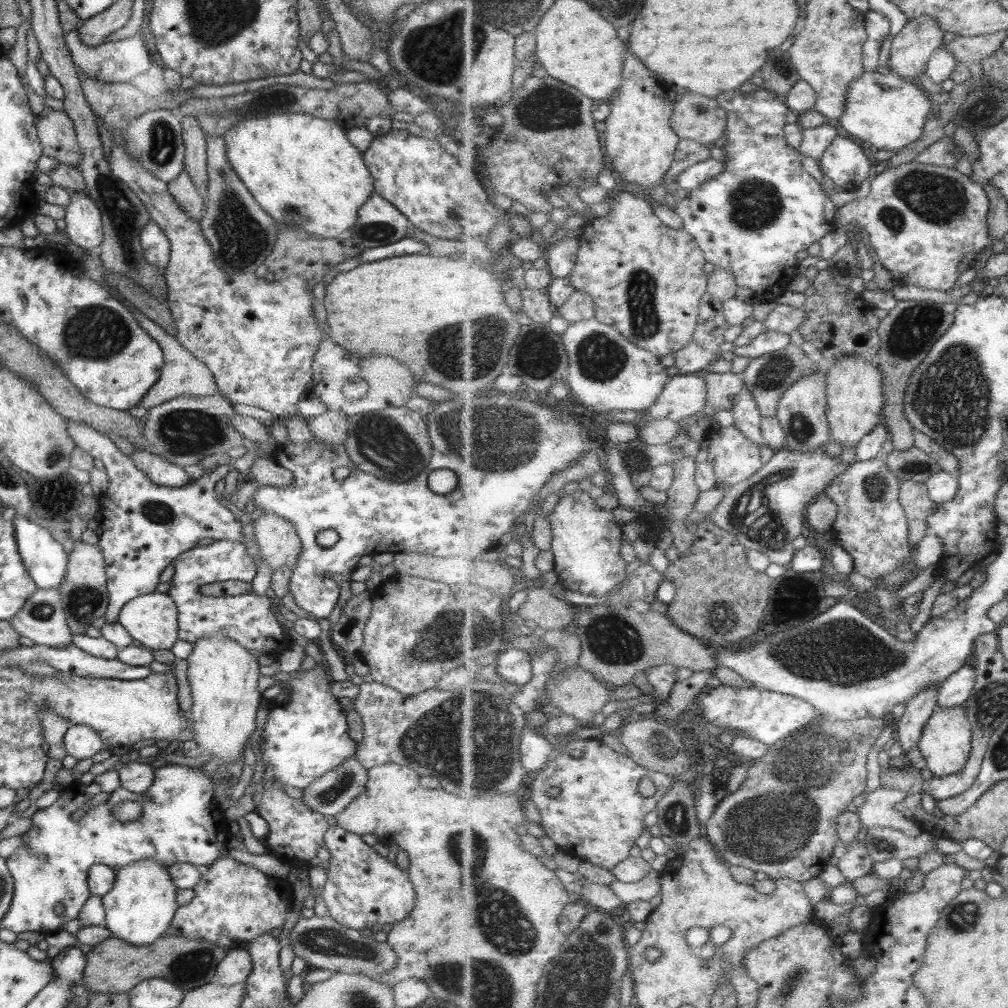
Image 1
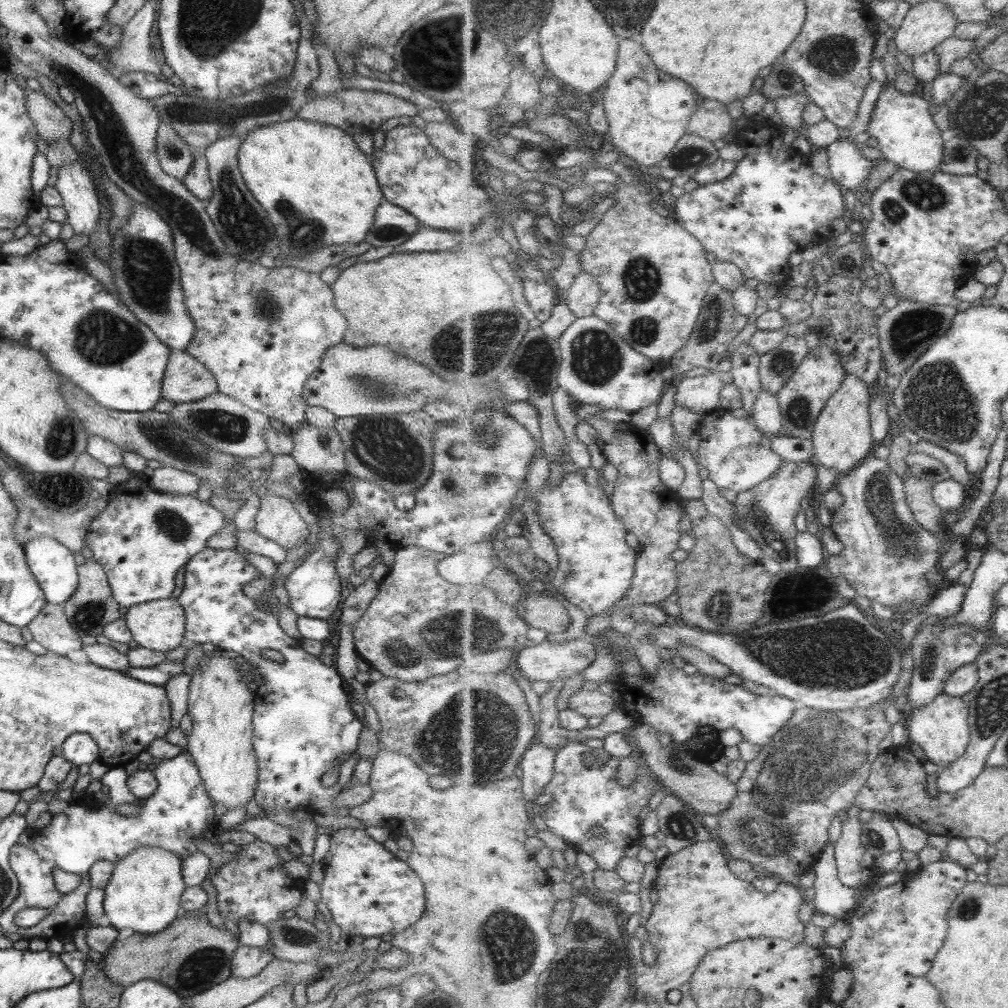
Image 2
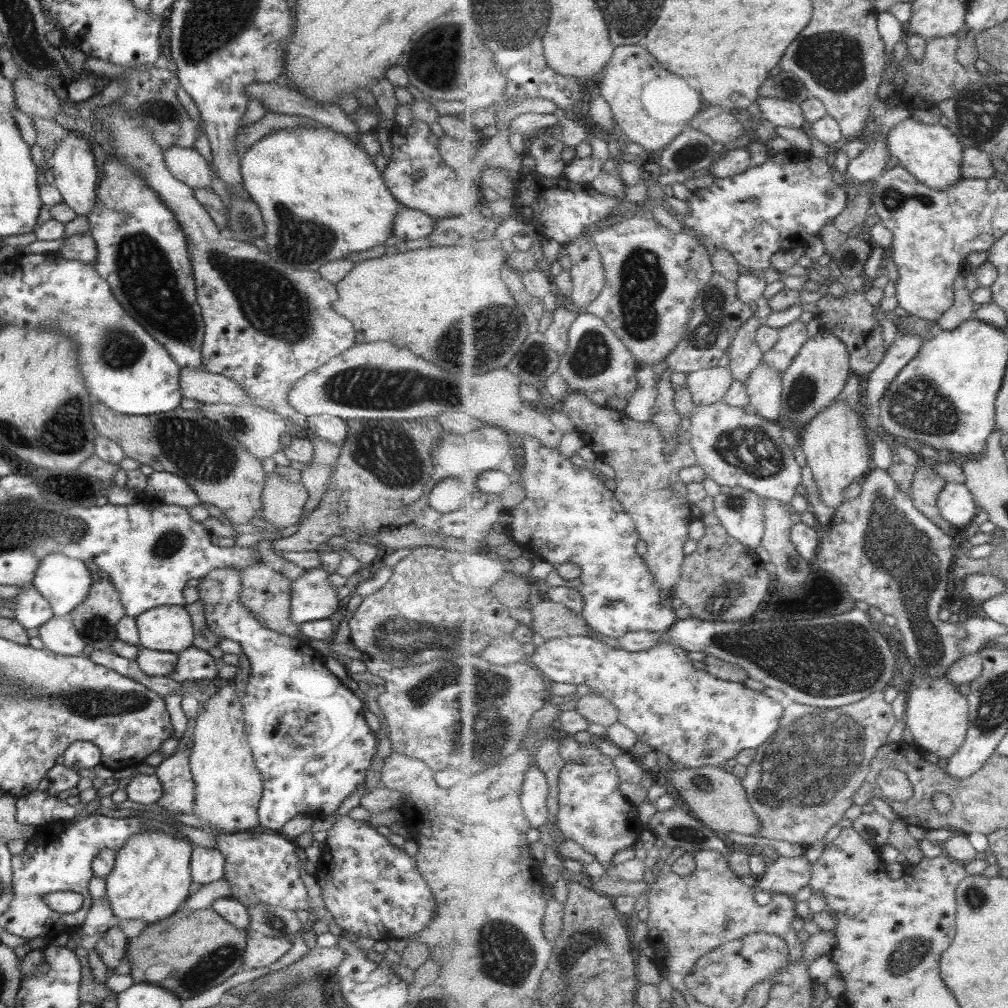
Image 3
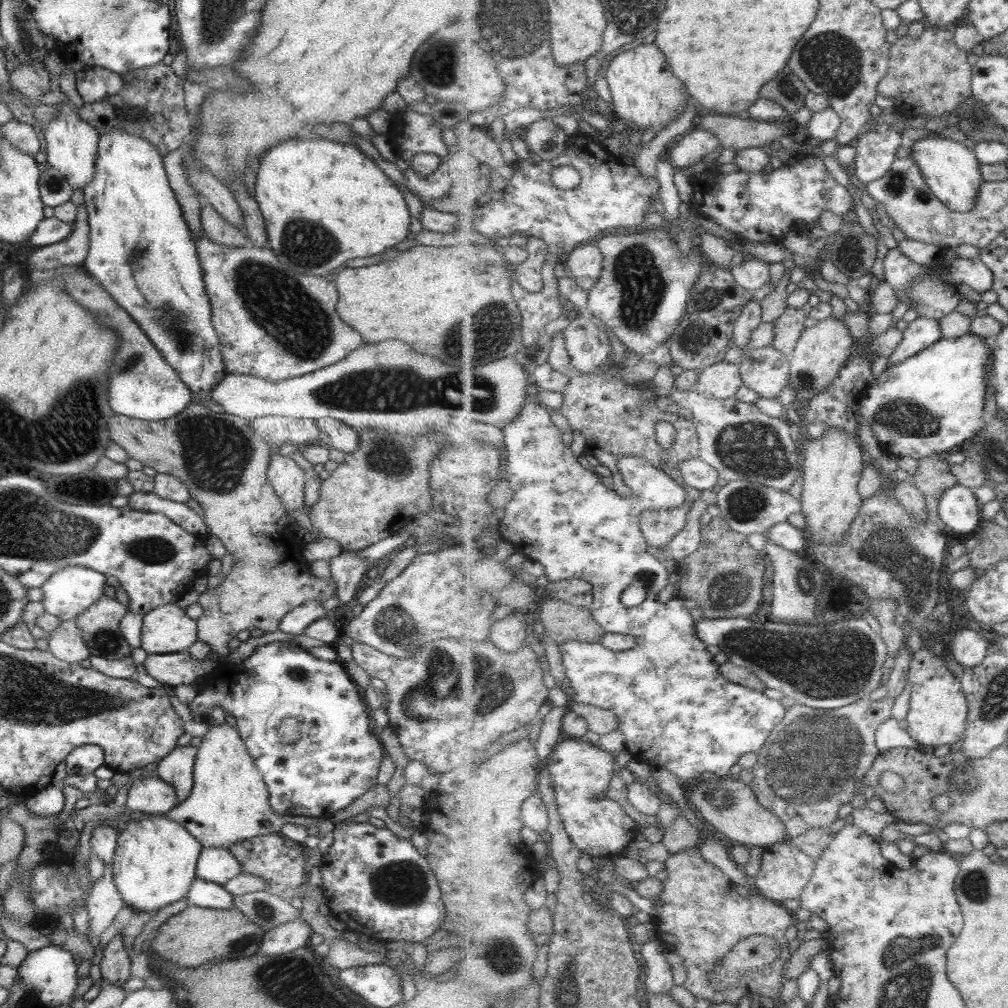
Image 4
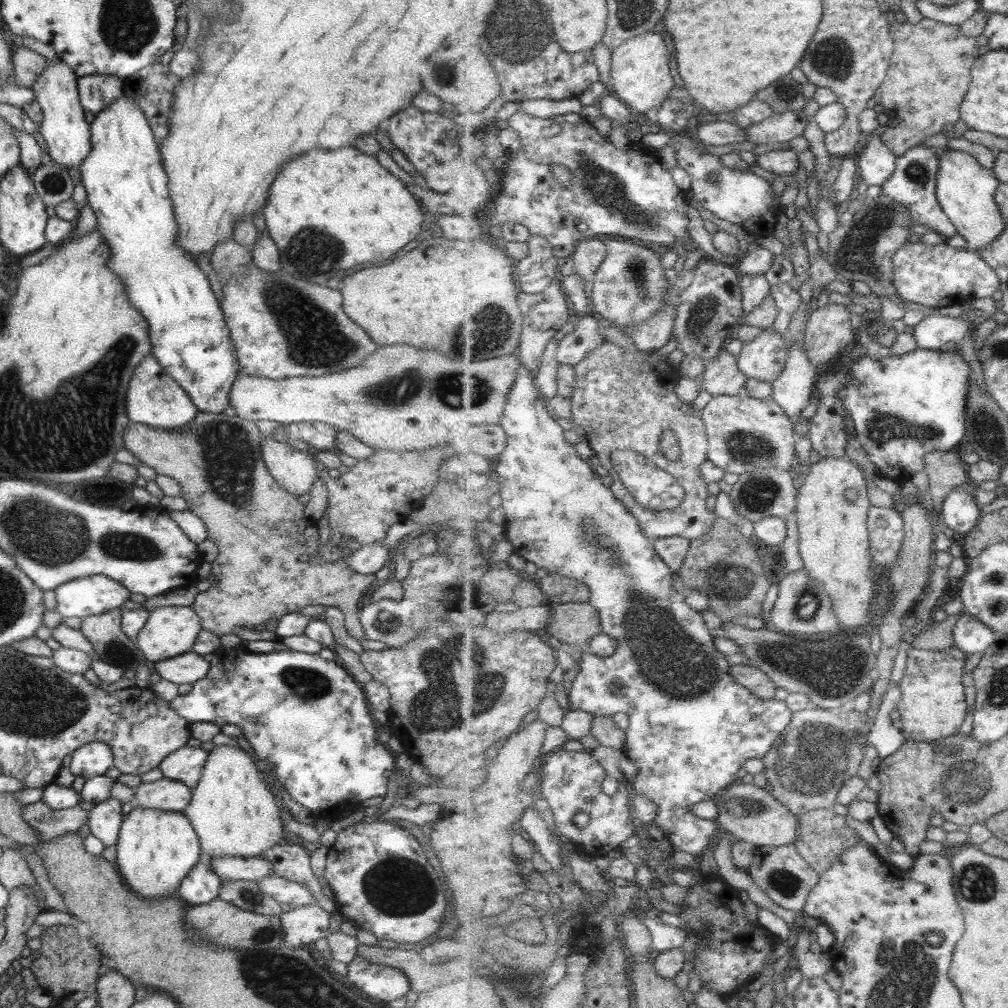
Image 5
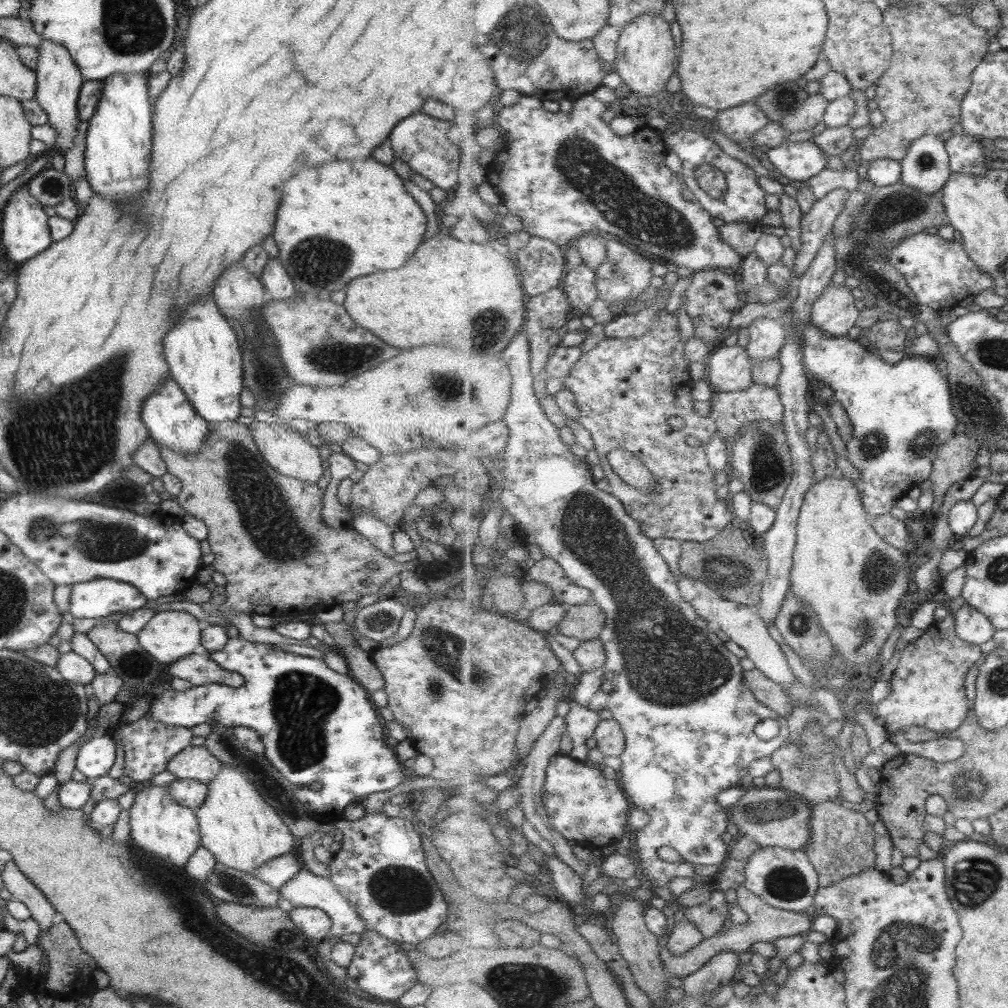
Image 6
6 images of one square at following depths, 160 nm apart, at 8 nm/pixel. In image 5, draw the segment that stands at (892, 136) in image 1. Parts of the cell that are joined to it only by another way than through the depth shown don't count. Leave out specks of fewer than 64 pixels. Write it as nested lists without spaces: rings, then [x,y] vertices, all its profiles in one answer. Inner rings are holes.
[[[946,146],[943,152],[941,150],[937,153],[940,157],[940,172],[936,178],[936,189],[945,214],[956,225],[958,234],[964,237],[967,244],[969,244],[968,249],[979,252],[983,248],[989,248],[991,243],[995,243],[1004,234],[1005,227],[1007,227],[1004,212],[1001,212],[1000,204],[996,201],[996,192],[1002,182],[996,177],[996,173],[993,172],[992,168],[984,168],[967,152],[949,149]]]

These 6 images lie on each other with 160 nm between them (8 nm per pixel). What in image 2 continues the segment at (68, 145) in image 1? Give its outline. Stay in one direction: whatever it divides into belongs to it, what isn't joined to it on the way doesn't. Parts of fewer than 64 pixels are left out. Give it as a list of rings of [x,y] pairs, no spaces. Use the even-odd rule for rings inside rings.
[[[33,84],[24,89],[24,99],[28,117],[35,125],[38,138],[46,144],[50,144],[56,138],[68,141],[71,120],[60,107]]]

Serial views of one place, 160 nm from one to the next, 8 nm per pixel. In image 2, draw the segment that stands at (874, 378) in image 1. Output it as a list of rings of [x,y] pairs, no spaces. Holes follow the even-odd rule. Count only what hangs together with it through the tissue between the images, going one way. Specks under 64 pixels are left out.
[[[847,372],[840,391],[829,400],[815,423],[813,438],[811,438],[812,460],[816,464],[835,470],[836,478],[841,478],[855,467],[859,467],[875,450],[869,409],[872,404],[873,388],[861,377]]]

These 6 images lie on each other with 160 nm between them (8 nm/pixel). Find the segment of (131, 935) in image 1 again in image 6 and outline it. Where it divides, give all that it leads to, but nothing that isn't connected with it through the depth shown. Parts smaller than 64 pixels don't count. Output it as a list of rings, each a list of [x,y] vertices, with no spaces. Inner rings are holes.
[[[150,784],[136,794],[128,810],[129,845],[153,856],[162,864],[183,868],[200,845],[200,834],[194,811],[187,809],[167,795],[166,786]]]

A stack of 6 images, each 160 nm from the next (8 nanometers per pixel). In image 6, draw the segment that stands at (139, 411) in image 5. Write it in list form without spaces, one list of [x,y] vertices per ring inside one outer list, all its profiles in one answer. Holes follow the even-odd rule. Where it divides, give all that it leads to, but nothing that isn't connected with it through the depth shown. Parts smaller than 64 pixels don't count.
[[[170,376],[165,377],[162,381],[163,384],[159,384],[157,390],[144,399],[140,408],[140,419],[146,426],[148,436],[153,442],[178,453],[197,452],[207,436],[208,422],[193,410],[185,394]]]

